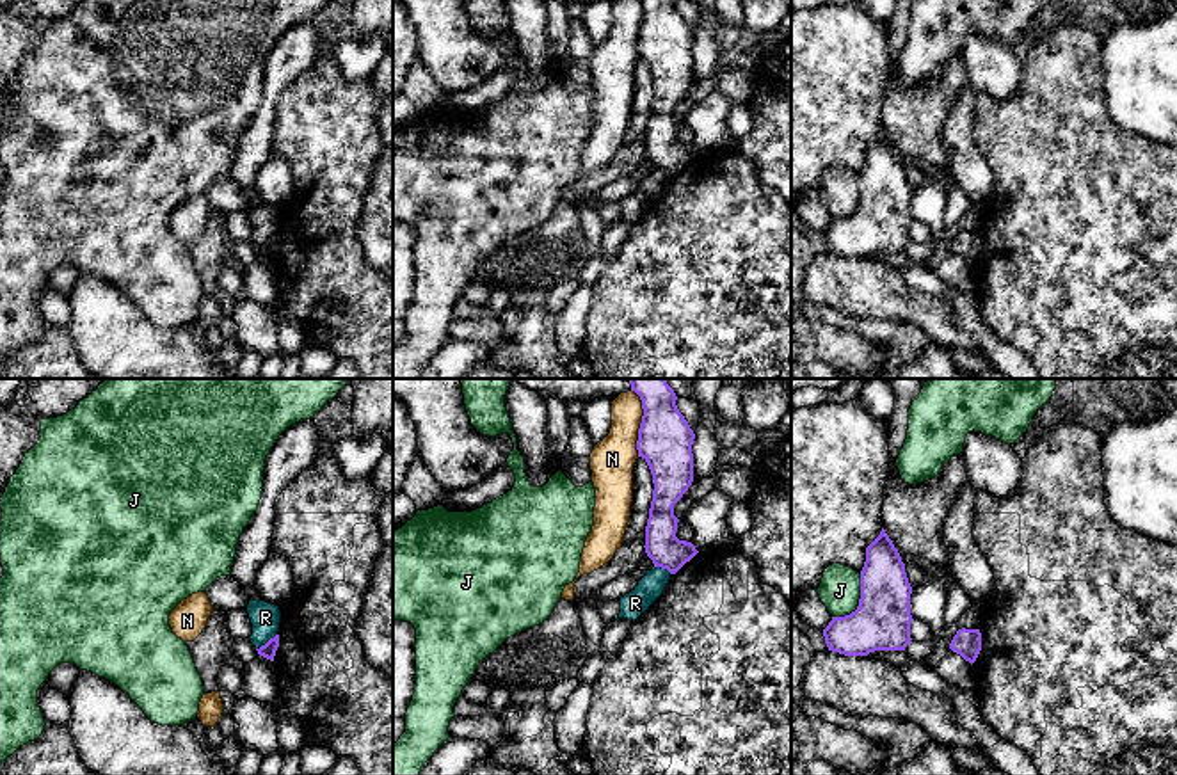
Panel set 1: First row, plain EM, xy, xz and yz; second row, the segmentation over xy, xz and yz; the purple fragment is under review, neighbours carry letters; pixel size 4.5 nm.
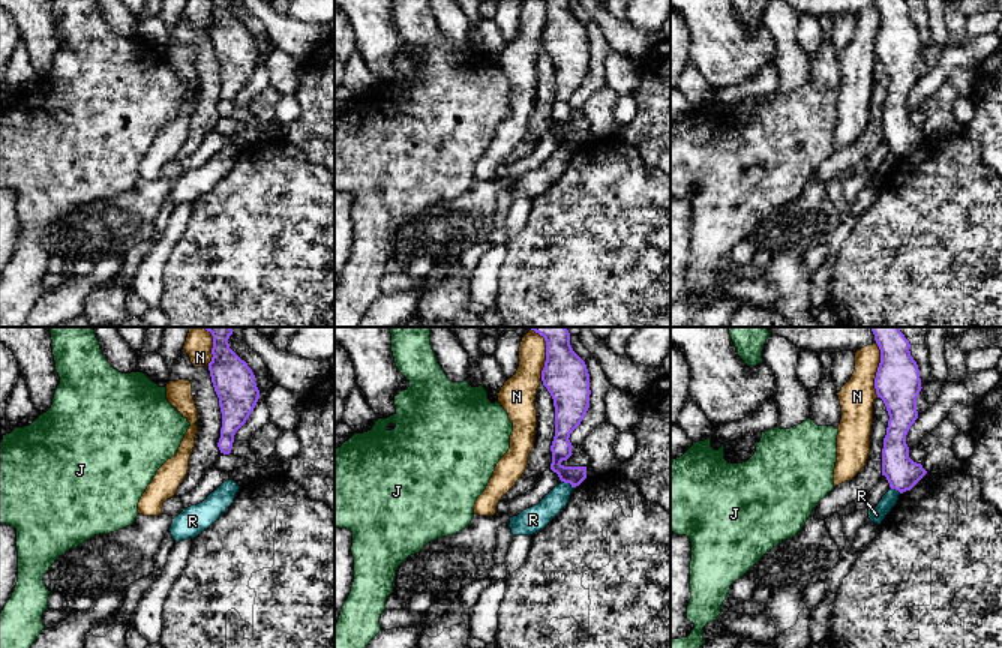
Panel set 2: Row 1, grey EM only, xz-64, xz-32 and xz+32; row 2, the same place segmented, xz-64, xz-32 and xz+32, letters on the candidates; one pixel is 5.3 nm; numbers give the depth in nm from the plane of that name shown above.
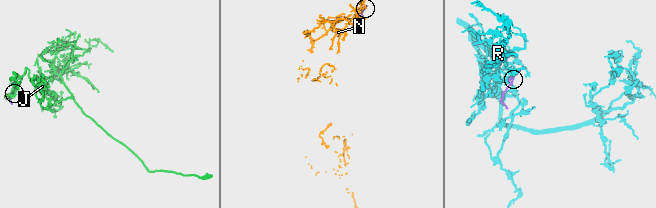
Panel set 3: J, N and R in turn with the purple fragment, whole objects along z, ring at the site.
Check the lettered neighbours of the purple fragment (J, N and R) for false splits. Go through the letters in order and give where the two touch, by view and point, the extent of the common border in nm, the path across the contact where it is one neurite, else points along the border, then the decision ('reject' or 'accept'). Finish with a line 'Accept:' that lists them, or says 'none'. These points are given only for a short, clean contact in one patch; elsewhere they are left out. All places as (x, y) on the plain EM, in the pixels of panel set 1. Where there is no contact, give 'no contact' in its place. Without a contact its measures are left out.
J: contact yz (859, 205); length 240 nm; reject
N: contact xz (640, 29); length 260 nm; border xz (640, 0), (642, 23), (637, 57); reject
R: contact xy (267, 244); length 120 nm; border xy (276, 235), (256, 251); reject
Accept: none

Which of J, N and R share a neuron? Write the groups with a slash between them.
J / N / R

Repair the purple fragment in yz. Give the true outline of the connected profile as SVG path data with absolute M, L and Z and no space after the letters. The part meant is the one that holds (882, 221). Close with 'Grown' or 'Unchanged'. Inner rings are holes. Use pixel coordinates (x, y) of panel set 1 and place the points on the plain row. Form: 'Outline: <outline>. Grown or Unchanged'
Outline: M882 130L866 149L857 212L845 219L832 219L823 231L829 252L845 258L905 252L912 242L910 196L905 165Z. Unchanged

